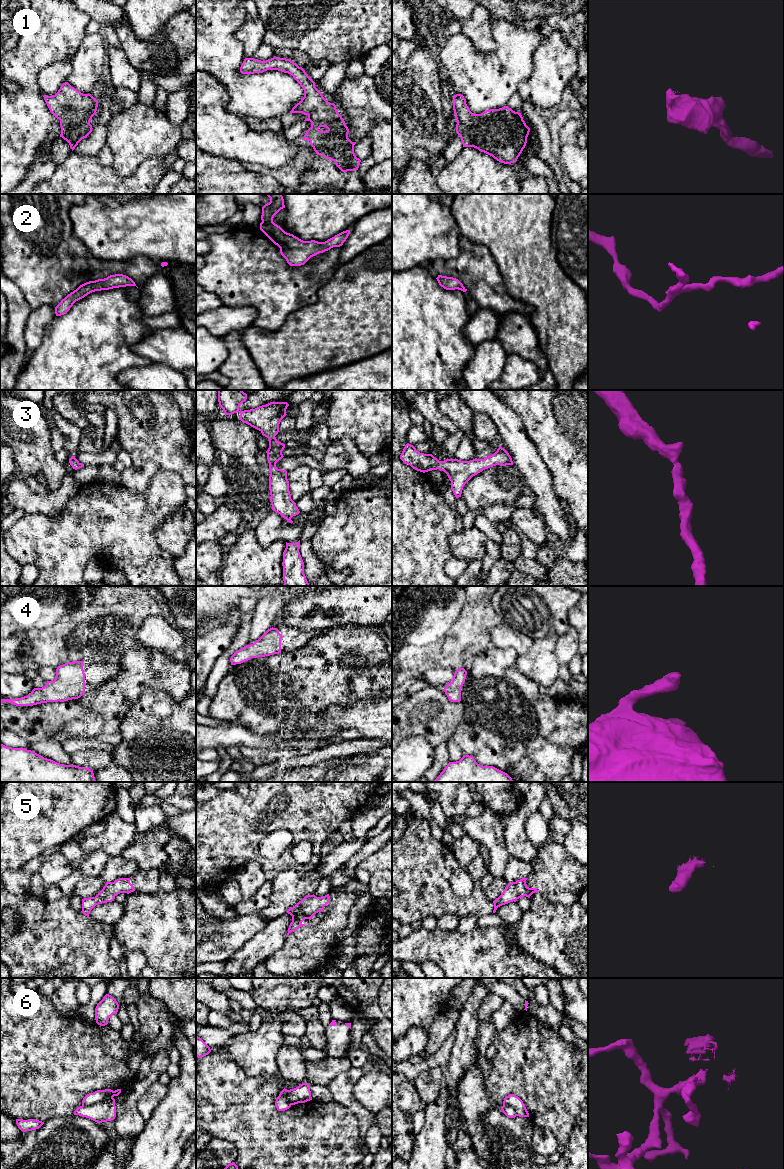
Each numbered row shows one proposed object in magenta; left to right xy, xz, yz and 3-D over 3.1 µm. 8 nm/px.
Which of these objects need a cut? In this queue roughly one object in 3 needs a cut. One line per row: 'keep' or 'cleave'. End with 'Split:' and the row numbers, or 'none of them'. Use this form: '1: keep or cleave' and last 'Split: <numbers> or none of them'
1: keep
2: keep
3: keep
4: keep
5: keep
6: cleave
Split: 6

